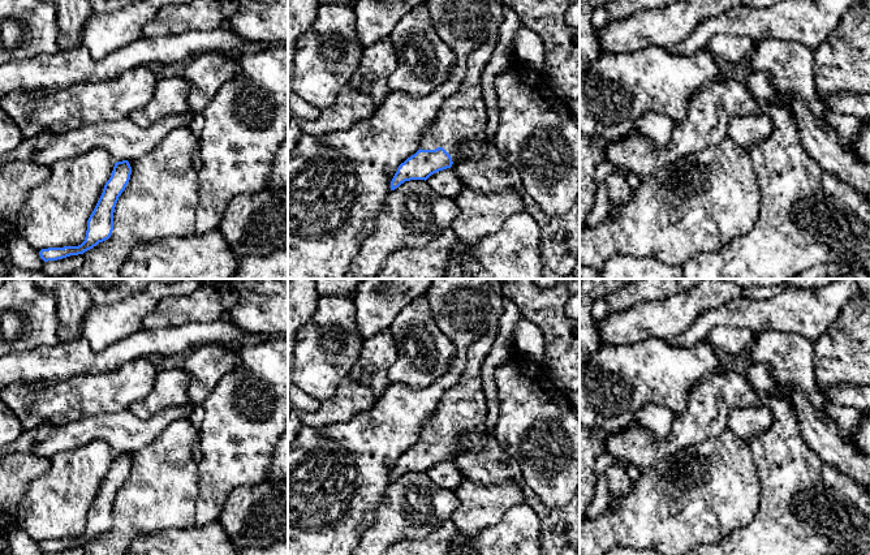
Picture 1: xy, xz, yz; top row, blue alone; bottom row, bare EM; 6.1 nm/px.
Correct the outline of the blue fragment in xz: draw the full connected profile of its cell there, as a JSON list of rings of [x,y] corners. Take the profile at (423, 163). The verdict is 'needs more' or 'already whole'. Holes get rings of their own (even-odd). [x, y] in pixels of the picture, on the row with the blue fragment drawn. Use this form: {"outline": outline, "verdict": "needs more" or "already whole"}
{"outline": [[[498,33],[492,34],[469,55],[460,89],[442,104],[436,119],[423,134],[421,149],[399,165],[391,190],[405,181],[426,181],[431,175],[451,168],[466,142],[483,138],[488,113],[482,95],[482,73],[498,38]]], "verdict": "needs more"}

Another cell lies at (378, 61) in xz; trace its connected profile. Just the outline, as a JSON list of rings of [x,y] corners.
[[[380,39],[363,50],[359,65],[348,85],[366,91],[379,107],[392,90],[388,78],[396,68],[397,57],[391,40]]]

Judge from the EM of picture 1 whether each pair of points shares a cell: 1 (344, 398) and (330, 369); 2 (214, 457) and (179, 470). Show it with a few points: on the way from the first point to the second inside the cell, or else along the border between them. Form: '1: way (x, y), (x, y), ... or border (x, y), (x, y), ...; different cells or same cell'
1: border (347, 375), (335, 391), (321, 401); different cells
2: border (198, 463), (197, 495); different cells

